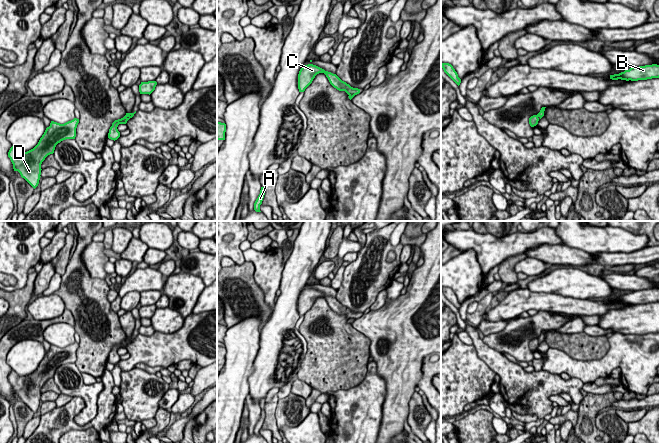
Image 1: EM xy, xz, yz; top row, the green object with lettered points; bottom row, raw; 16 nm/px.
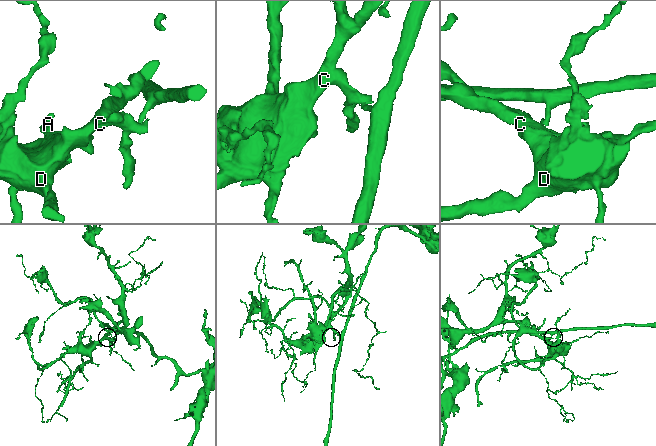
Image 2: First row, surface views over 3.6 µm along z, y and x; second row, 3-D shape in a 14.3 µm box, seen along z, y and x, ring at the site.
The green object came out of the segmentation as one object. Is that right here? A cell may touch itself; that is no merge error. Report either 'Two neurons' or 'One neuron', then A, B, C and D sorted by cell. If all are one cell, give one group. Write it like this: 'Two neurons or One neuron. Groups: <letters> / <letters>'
Two neurons. Groups: A C D / B

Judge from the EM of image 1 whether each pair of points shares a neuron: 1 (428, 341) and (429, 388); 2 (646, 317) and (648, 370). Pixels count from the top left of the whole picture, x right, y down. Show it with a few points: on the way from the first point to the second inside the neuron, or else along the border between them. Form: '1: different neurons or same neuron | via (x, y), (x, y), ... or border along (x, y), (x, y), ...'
1: different neurons | border along (430, 353), (423, 359), (421, 377)
2: different neurons | border along (623, 333), (648, 334)

